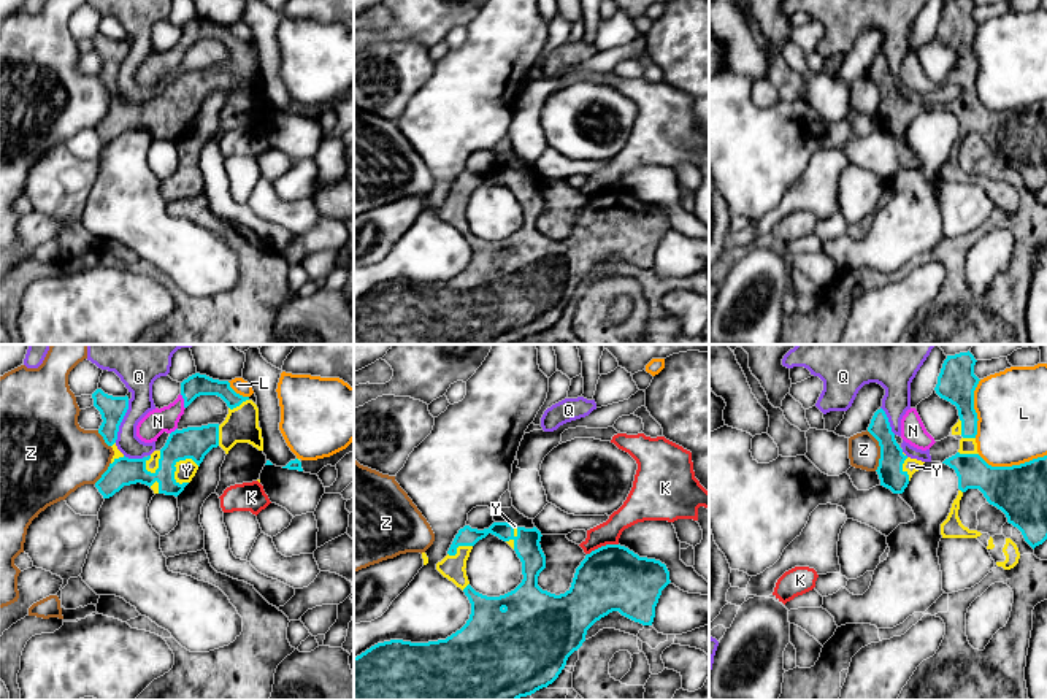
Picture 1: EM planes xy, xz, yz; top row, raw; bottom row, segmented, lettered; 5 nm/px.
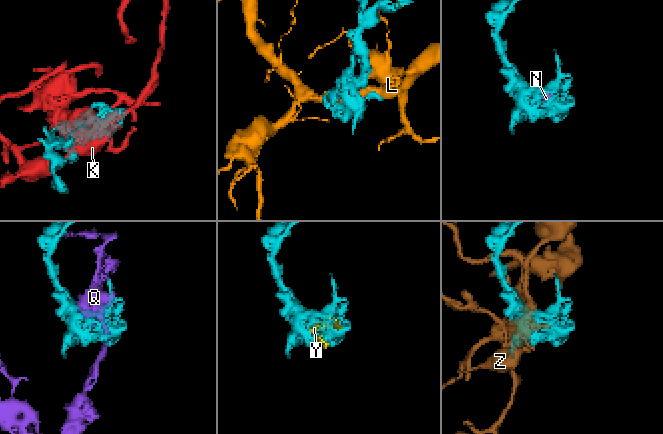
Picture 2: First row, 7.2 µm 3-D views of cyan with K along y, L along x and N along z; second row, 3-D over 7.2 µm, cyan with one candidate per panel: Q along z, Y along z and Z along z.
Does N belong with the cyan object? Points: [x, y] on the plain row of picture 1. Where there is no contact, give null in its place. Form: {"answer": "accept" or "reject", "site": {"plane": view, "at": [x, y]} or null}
{"answer": "accept", "site": {"plane": "xy", "at": [184, 46]}}

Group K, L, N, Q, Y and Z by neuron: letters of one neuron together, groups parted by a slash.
K / L / N Y / Q / Z

